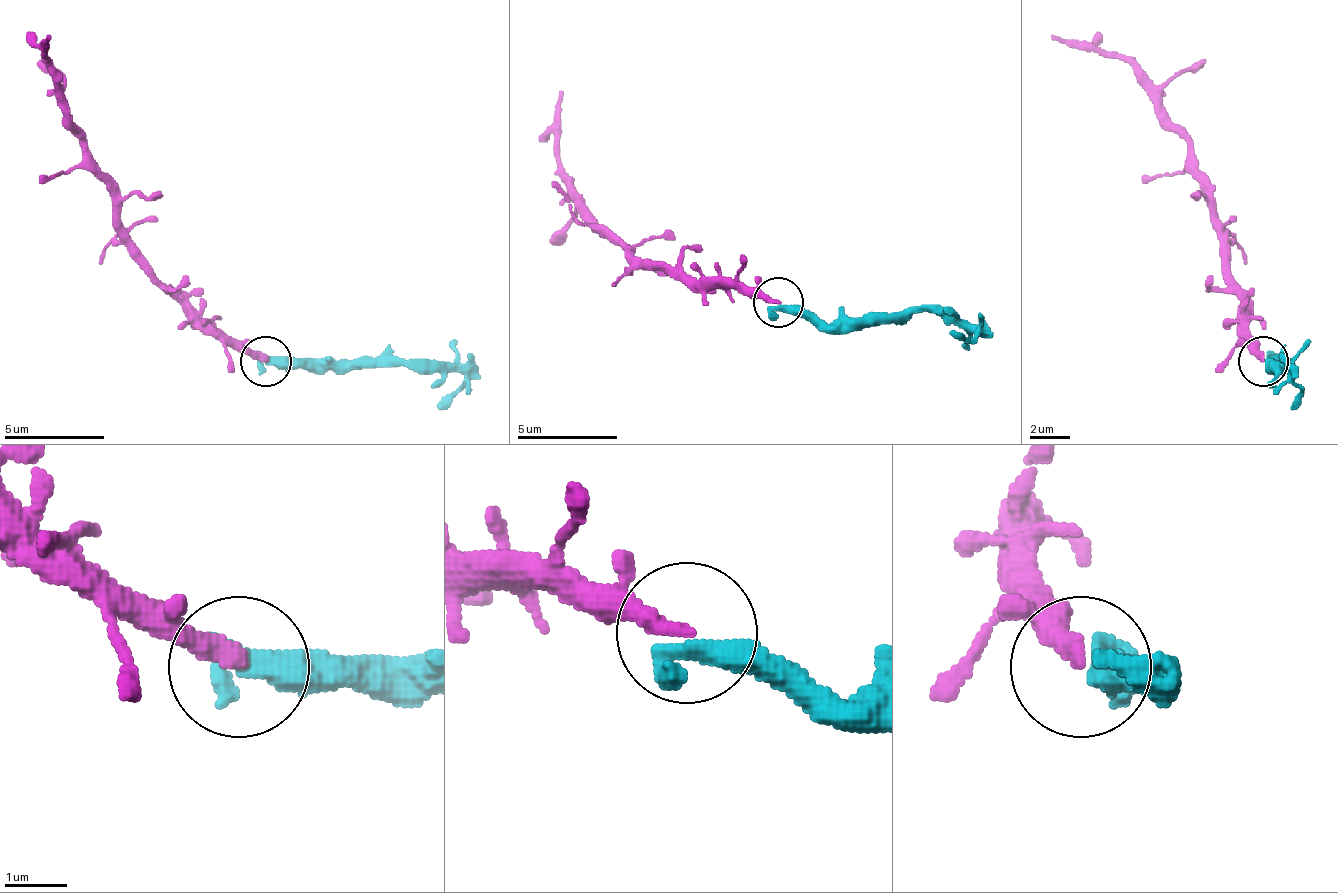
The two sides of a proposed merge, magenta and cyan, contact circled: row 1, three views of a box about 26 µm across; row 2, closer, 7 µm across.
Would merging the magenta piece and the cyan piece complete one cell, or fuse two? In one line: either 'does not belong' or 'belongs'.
belongs

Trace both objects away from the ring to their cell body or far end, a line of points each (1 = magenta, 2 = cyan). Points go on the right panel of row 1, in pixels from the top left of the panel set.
1: (1264, 360), (1249, 340), (1249, 295), (1229, 275), (1214, 184), (1189, 139), (1128, 63), (1068, 48), (1053, 33)
2: (1264, 365), (1284, 365), (1279, 365), (1294, 385), (1299, 400), (1289, 410)

